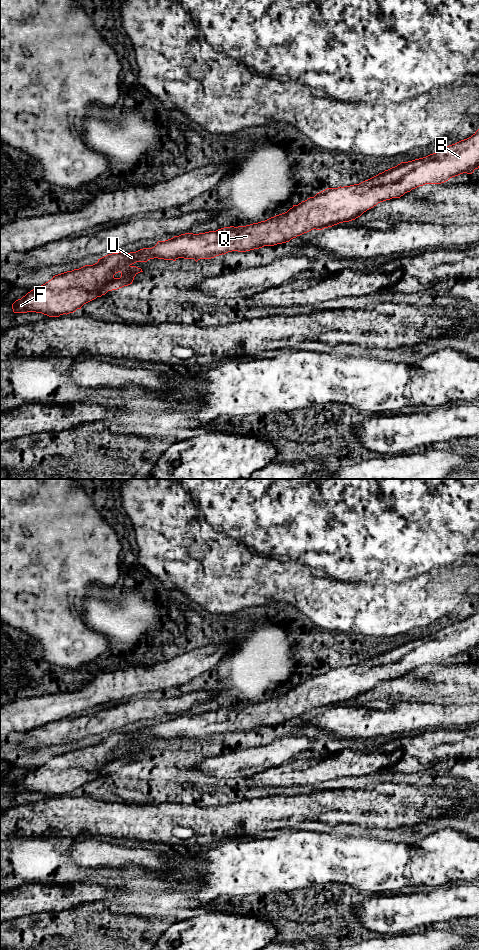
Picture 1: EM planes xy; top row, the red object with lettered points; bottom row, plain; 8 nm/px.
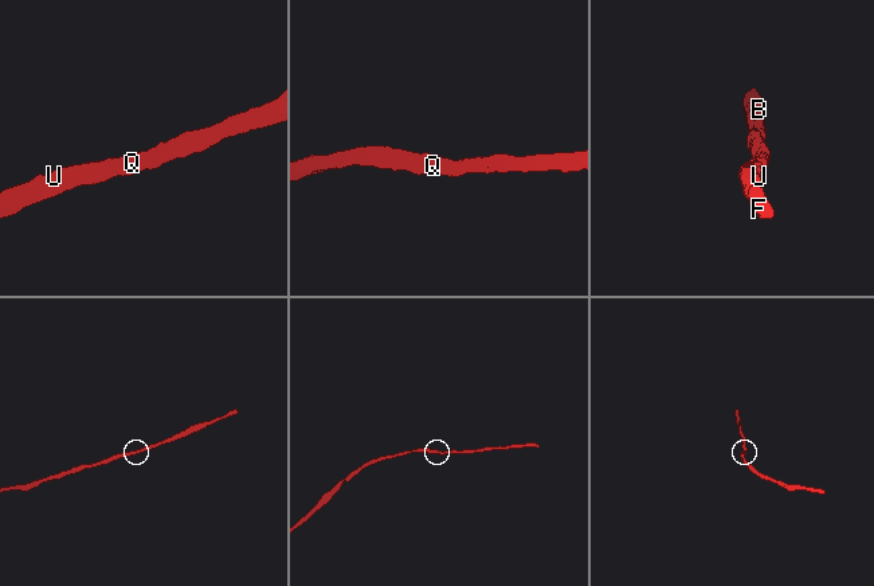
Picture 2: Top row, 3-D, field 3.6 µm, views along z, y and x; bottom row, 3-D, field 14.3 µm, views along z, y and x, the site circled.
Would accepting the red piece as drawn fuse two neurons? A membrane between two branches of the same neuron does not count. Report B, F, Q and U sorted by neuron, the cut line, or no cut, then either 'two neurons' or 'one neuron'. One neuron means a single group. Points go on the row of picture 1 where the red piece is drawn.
B F Q U | no cut | one neuron

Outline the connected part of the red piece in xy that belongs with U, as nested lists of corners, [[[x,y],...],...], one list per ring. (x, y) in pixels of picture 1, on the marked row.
[[[479,129],[467,139],[449,145],[426,157],[401,162],[359,184],[327,188],[314,197],[310,197],[298,205],[293,205],[287,212],[265,221],[246,226],[224,227],[199,234],[185,233],[165,241],[158,241],[152,248],[143,248],[130,253],[108,254],[98,259],[98,262],[93,265],[85,265],[79,269],[53,276],[45,284],[34,288],[21,299],[16,300],[12,304],[12,309],[14,313],[36,312],[49,317],[67,315],[81,309],[84,304],[97,297],[105,295],[108,291],[132,284],[134,277],[143,272],[141,268],[133,265],[136,262],[147,262],[154,258],[173,261],[184,258],[194,259],[197,262],[200,259],[211,259],[232,251],[246,252],[264,246],[286,243],[313,229],[322,230],[339,223],[355,220],[378,203],[392,198],[400,198],[419,186],[441,184],[463,173],[472,174],[478,168]]]

